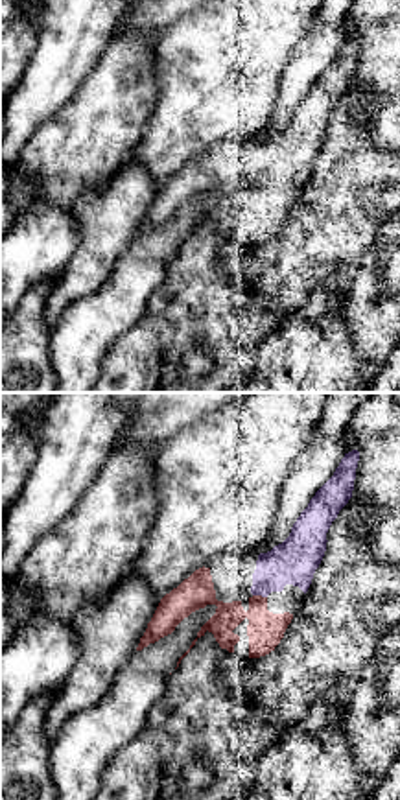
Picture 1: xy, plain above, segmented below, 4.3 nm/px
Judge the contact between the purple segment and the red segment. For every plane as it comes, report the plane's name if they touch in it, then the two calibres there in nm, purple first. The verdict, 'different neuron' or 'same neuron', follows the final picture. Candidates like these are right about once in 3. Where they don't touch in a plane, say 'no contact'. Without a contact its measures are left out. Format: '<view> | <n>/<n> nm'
xy | 200/160 nm

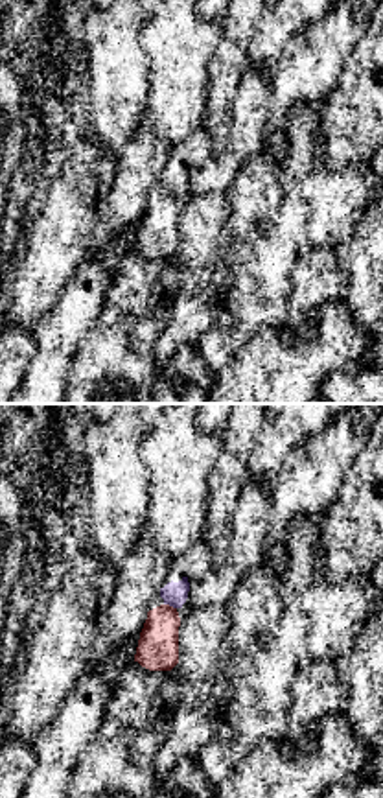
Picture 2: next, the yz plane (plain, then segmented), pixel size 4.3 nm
yz | 110/180 nm

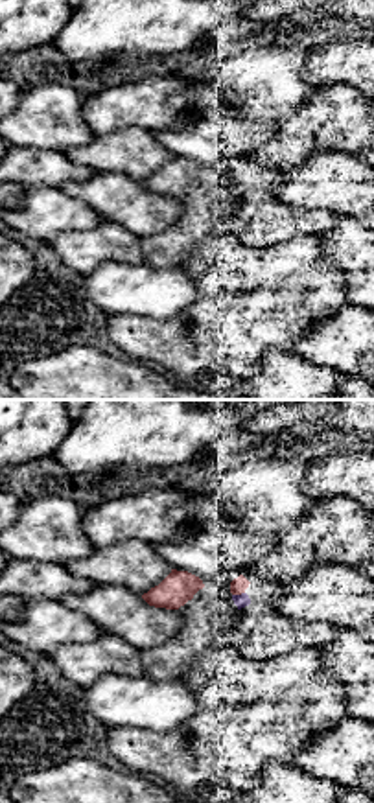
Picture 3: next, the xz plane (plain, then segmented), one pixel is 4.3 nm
xz | 60/70 nm

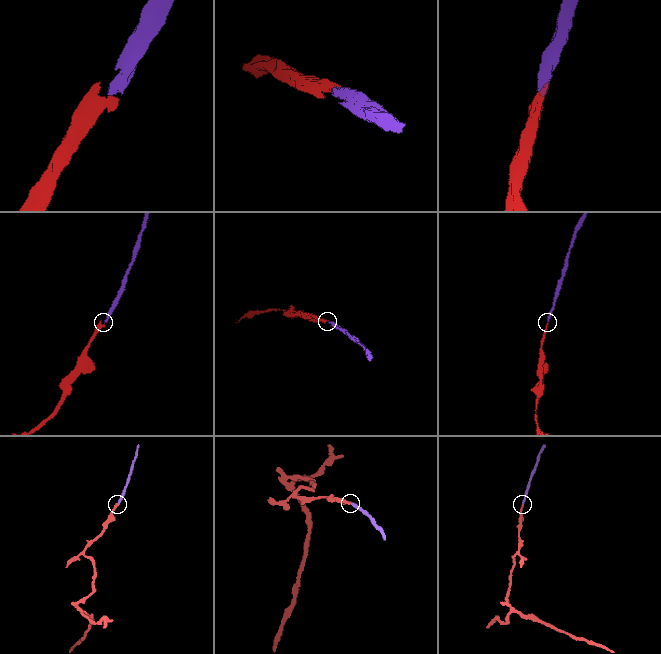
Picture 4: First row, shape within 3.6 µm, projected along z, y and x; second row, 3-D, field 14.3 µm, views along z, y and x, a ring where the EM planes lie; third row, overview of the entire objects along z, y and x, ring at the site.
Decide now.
same neuron

